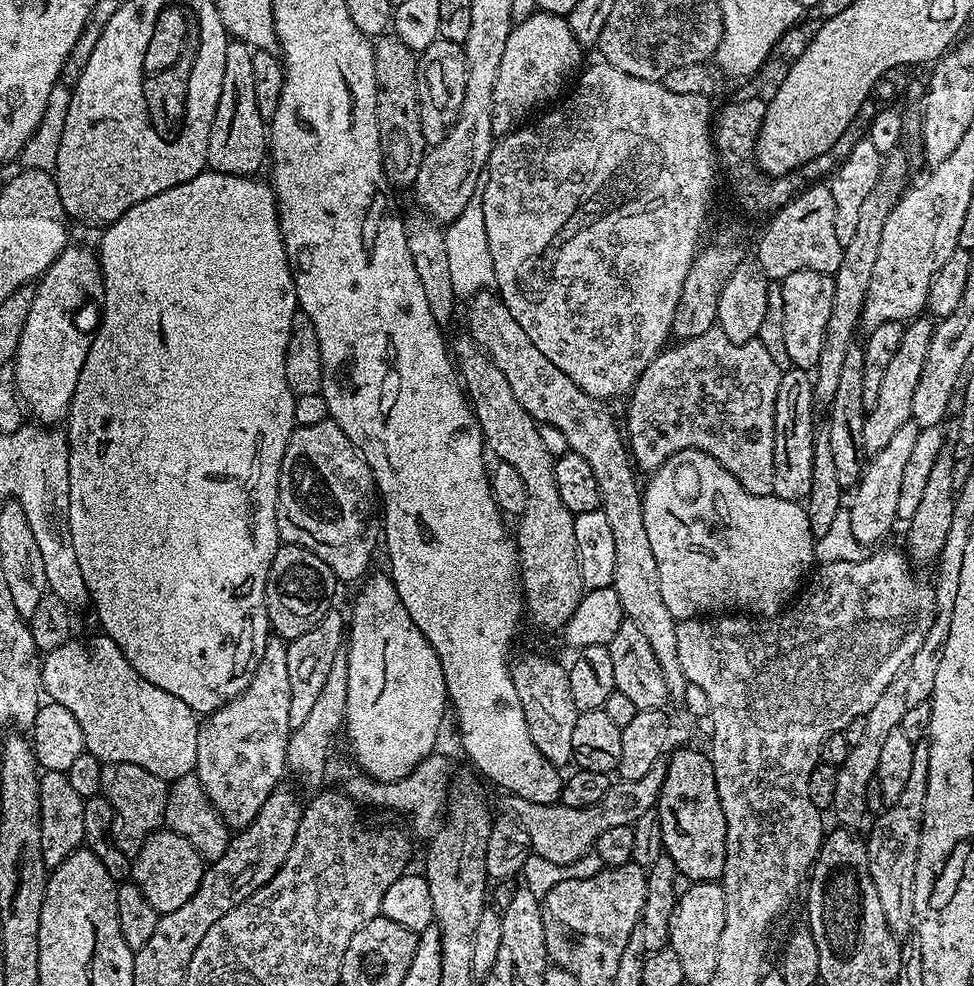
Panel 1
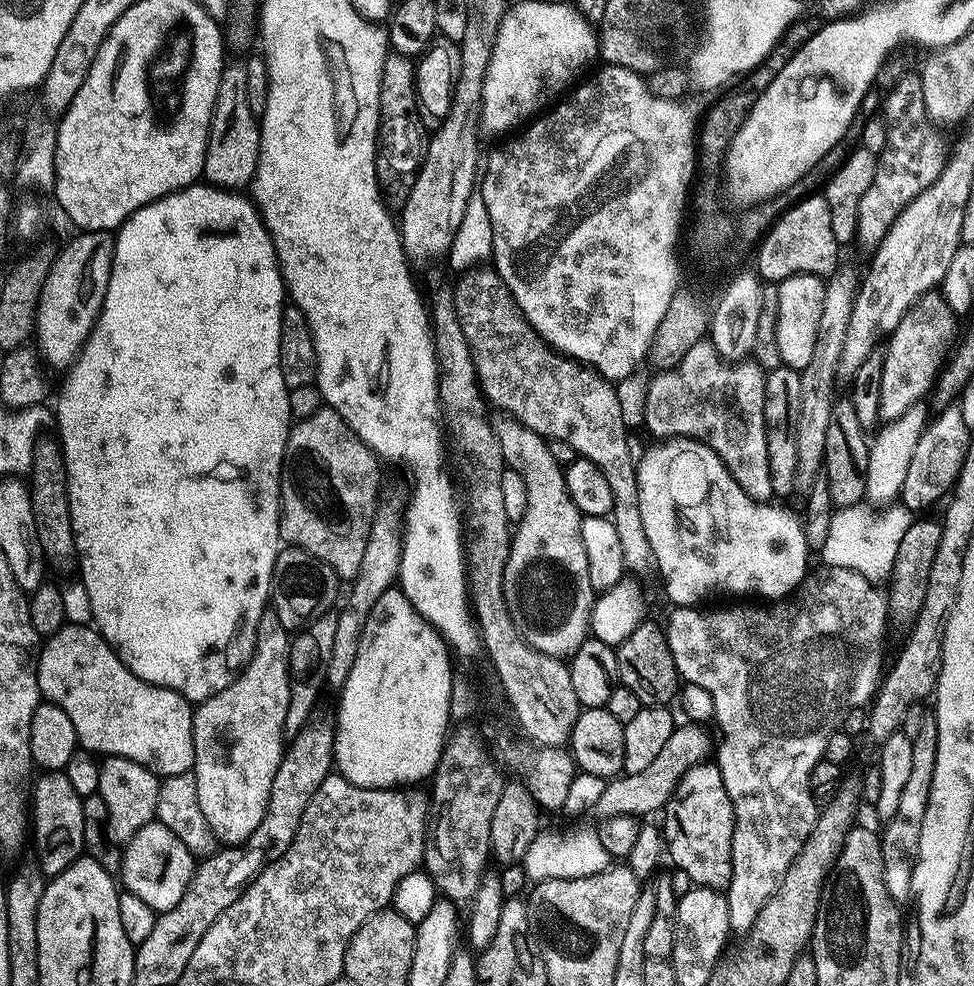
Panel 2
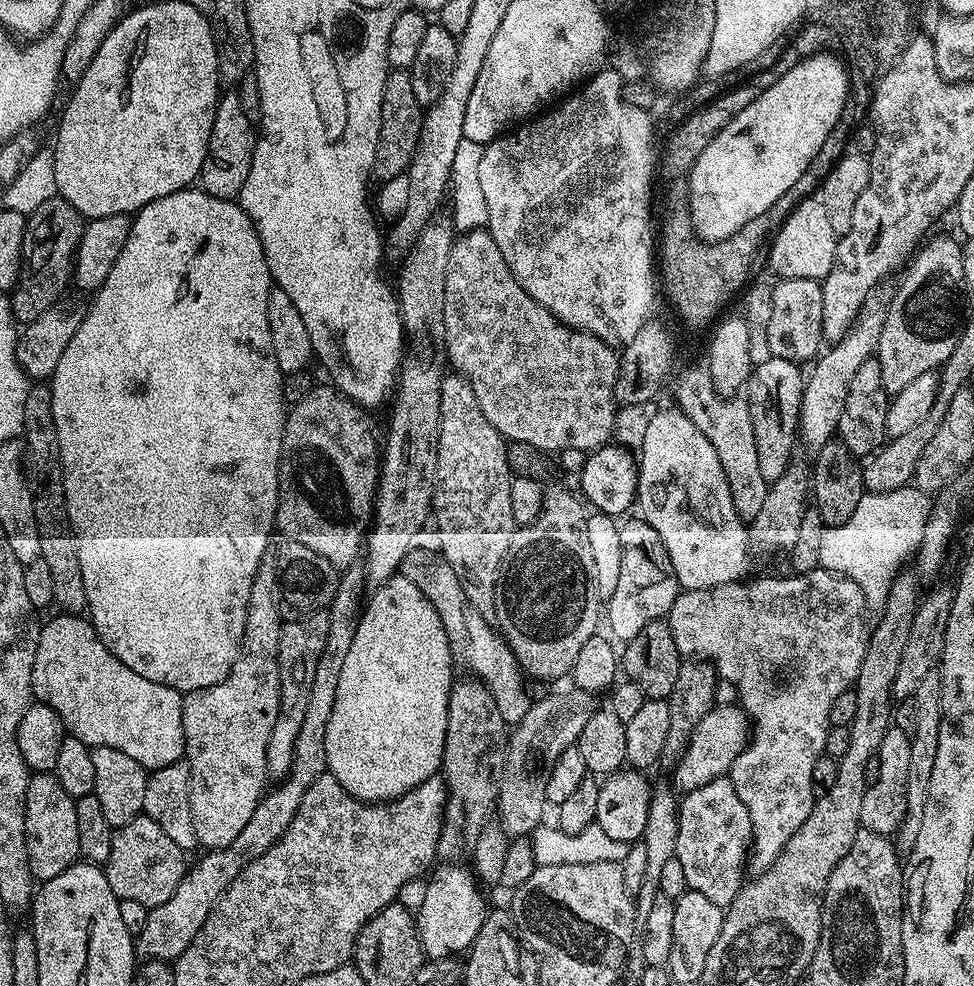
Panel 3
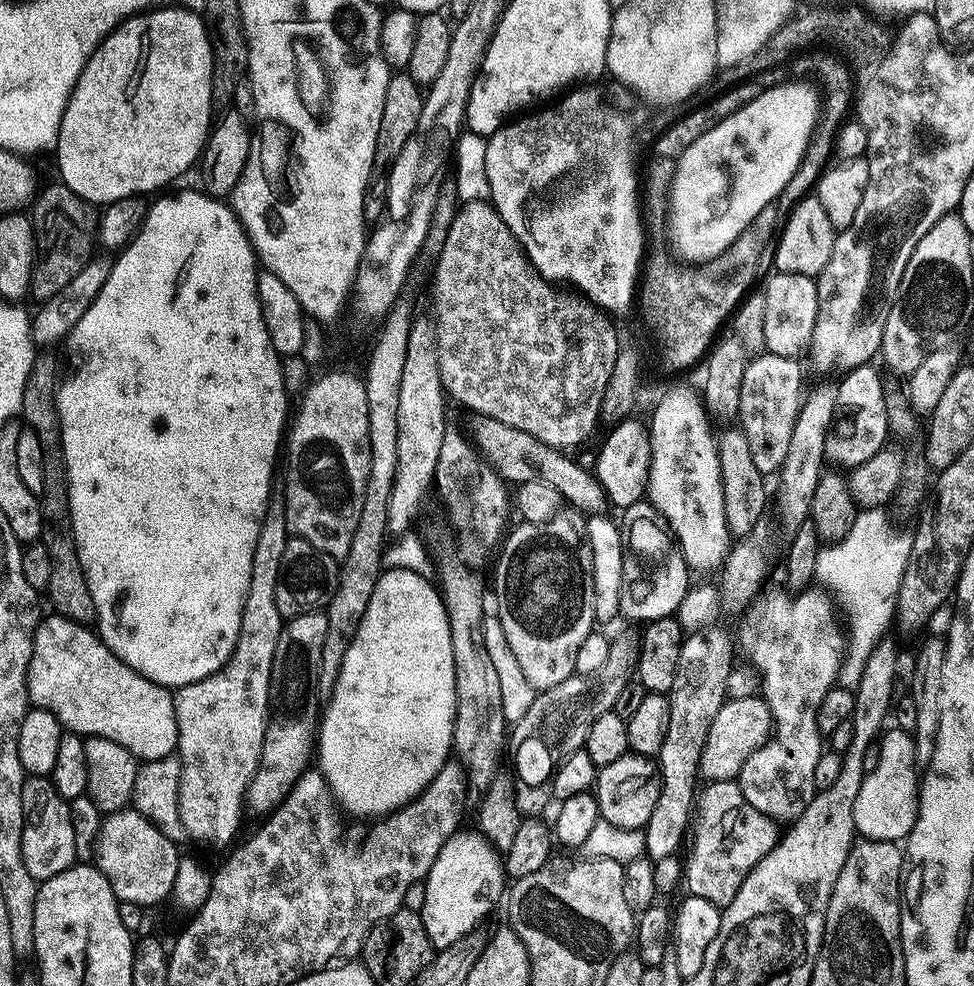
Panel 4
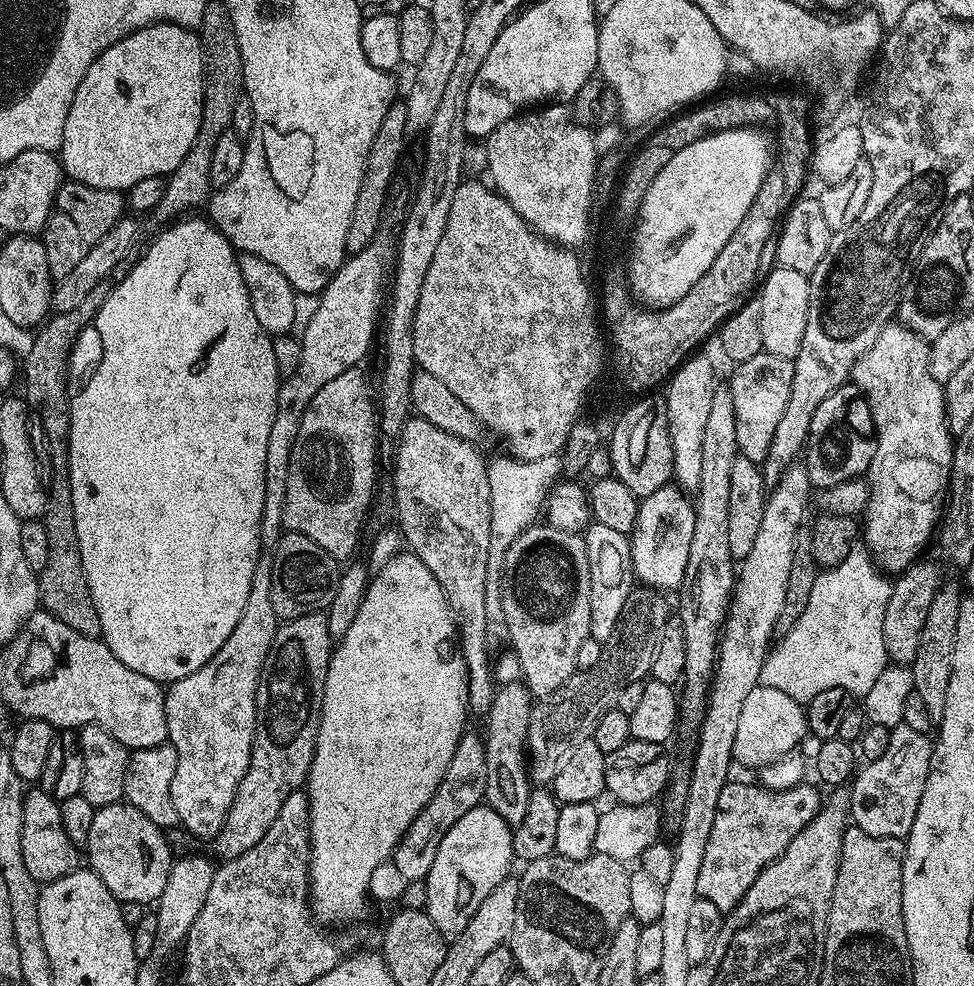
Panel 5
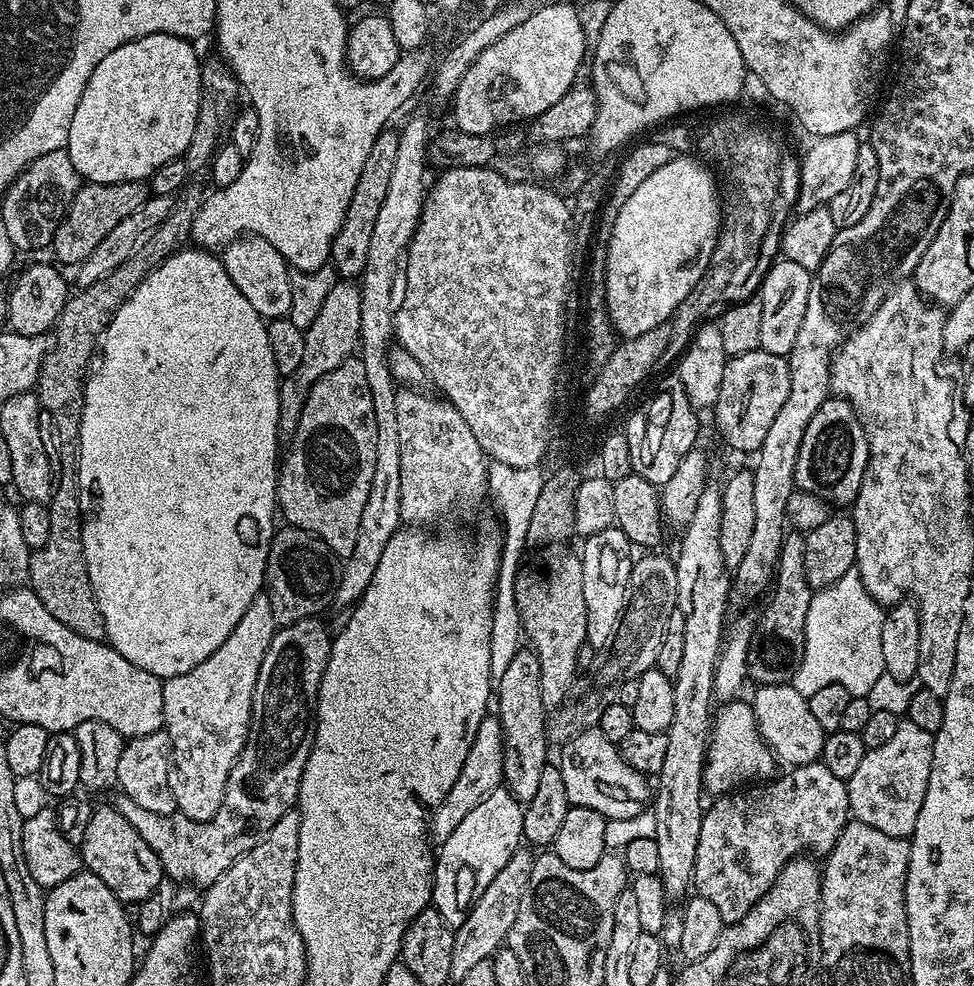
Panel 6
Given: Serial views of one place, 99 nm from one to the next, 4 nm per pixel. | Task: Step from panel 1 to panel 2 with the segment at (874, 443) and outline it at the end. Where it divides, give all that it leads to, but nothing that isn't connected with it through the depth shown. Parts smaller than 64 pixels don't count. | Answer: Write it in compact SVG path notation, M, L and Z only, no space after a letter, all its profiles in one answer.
M940 294L920 296L902 314L898 326L891 336L887 337L888 348L883 349L881 421L887 422L898 418L912 404L919 403L932 392L933 384L954 348L954 341L958 336L956 320L958 320L958 314Z

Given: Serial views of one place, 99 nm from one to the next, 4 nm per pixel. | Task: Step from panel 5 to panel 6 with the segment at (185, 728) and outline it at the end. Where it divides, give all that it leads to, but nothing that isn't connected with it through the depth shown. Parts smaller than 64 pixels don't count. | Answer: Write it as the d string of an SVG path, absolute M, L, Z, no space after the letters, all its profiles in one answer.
M266 594L258 595L246 614L242 614L242 622L230 630L230 638L206 658L206 662L198 662L194 670L186 670L186 674L178 674L164 681L162 690L162 710L164 711L163 731L170 734L172 743L172 769L170 770L170 790L176 803L176 812L181 816L206 822L218 814L218 806L222 806L222 798L226 794L226 782L230 778L230 770L236 765L236 759L242 754L242 746L248 737L248 727L252 721L252 699L254 686L258 682L258 670L262 670L262 658L266 658L266 650L278 631L274 618L274 610L270 610L270 598Z

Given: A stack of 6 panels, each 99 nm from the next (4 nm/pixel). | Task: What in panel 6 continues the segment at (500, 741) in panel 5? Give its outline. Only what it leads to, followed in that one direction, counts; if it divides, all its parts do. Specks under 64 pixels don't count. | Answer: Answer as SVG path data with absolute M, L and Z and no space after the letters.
M521 650L511 658L506 674L494 687L494 712L500 717L504 739L503 787L521 805L528 804L530 798L534 798L542 770L550 760L546 709L542 706L541 675L535 651Z

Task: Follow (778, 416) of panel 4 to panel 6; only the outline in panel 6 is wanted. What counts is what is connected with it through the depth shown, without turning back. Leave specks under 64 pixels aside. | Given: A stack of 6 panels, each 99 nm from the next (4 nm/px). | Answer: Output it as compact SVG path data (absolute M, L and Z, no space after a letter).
M759 350L731 357L714 405L717 430L734 451L759 453L774 417L786 402L786 394L790 394L790 366L785 357Z

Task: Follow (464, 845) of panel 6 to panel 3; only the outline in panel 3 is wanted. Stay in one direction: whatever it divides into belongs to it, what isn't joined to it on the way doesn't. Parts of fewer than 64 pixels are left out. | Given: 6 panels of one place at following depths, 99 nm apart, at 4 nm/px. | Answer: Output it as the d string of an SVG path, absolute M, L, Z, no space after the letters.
M448 862L440 866L444 868L437 867L431 873L432 881L423 885L426 899L422 901L420 911L415 913L420 946L424 949L425 957L433 961L455 957L455 952L467 953L486 915L484 900L480 897L482 888L477 877L467 867L464 869L460 866L459 863Z

